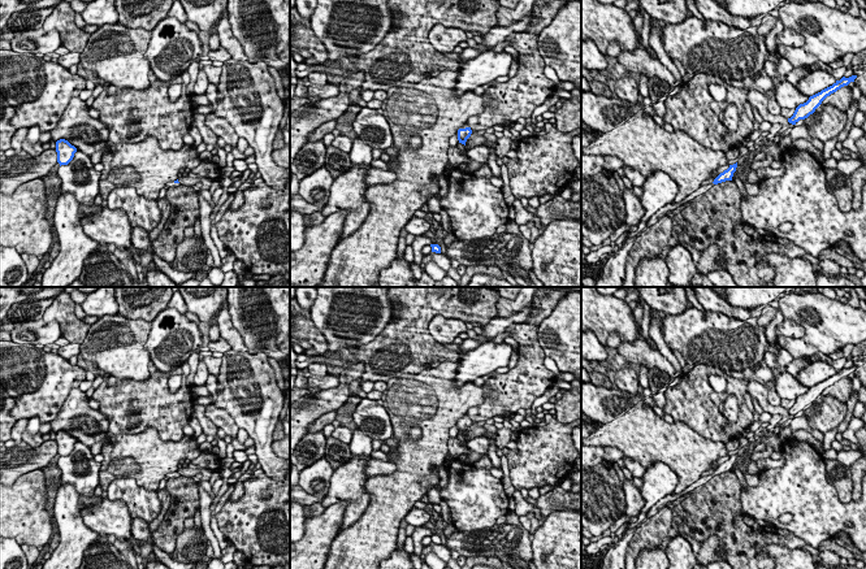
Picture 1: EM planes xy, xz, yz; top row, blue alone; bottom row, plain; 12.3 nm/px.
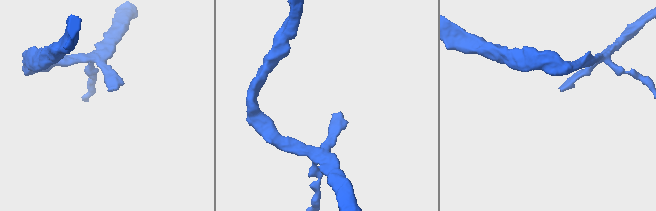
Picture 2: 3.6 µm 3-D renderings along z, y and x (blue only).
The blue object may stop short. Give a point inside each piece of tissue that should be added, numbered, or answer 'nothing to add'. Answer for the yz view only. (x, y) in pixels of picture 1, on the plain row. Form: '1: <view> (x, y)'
nothing to add

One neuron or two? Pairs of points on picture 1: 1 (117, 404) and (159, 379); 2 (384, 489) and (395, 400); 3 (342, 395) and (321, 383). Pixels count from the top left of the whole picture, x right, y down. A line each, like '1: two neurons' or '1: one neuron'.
1: one neuron
2: one neuron
3: two neurons

